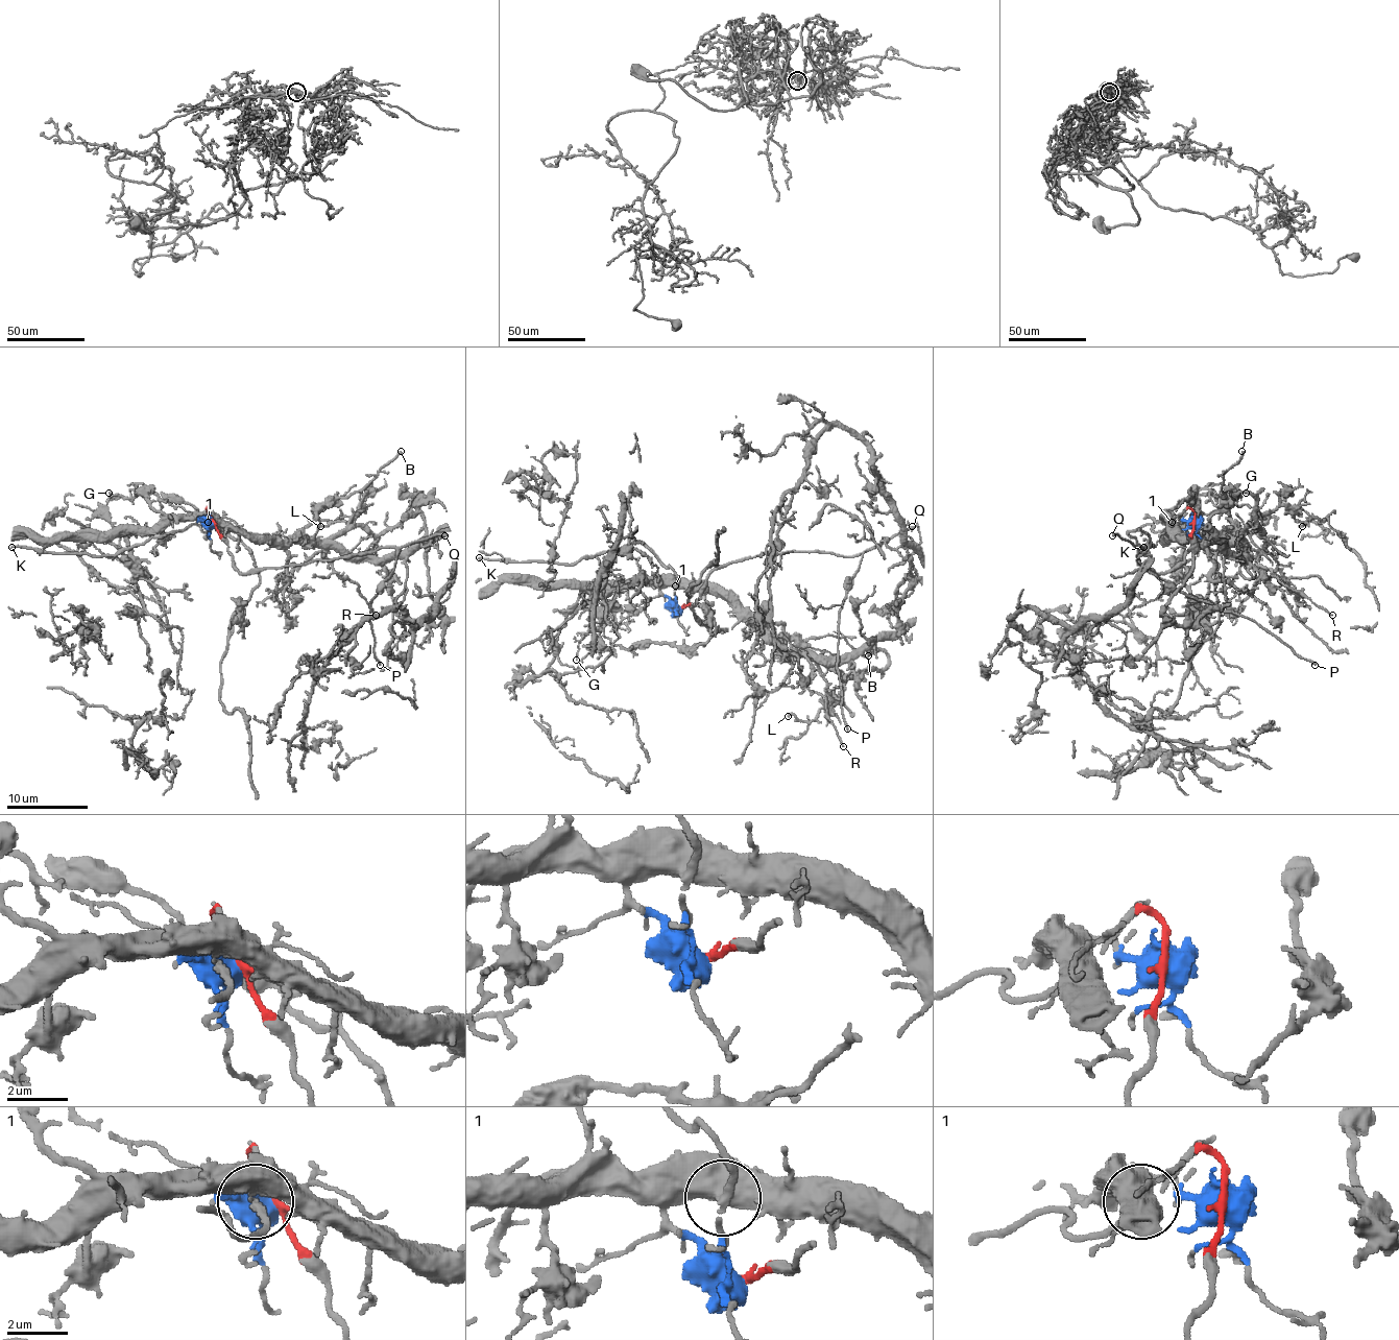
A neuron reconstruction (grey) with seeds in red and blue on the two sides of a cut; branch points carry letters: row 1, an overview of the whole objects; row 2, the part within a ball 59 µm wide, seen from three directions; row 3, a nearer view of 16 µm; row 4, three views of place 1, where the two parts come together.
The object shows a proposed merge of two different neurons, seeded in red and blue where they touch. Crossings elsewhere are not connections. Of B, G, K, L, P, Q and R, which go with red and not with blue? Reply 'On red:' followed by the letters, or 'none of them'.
On red: K, P, Q

